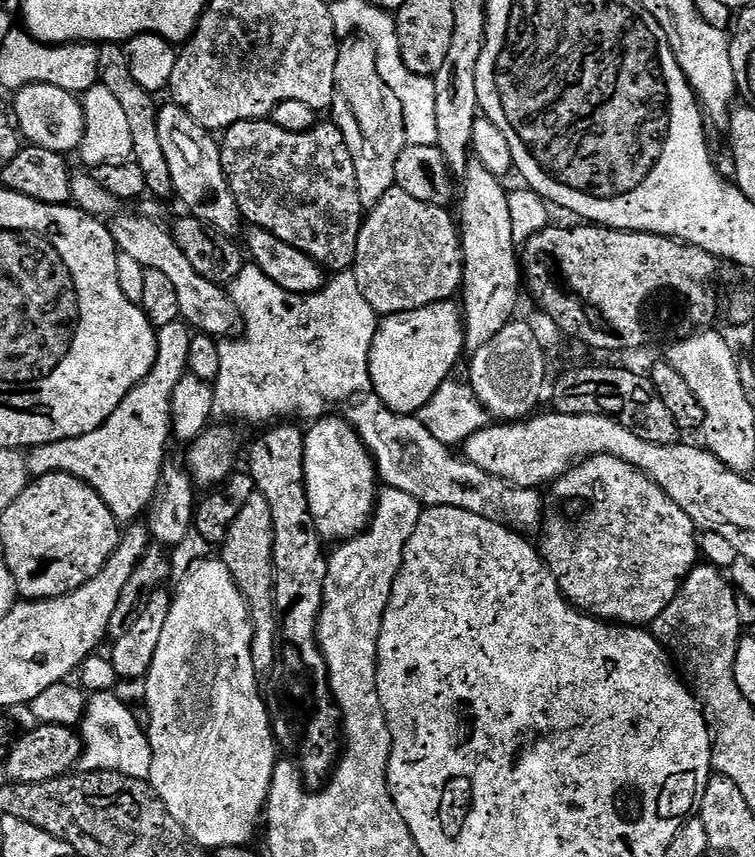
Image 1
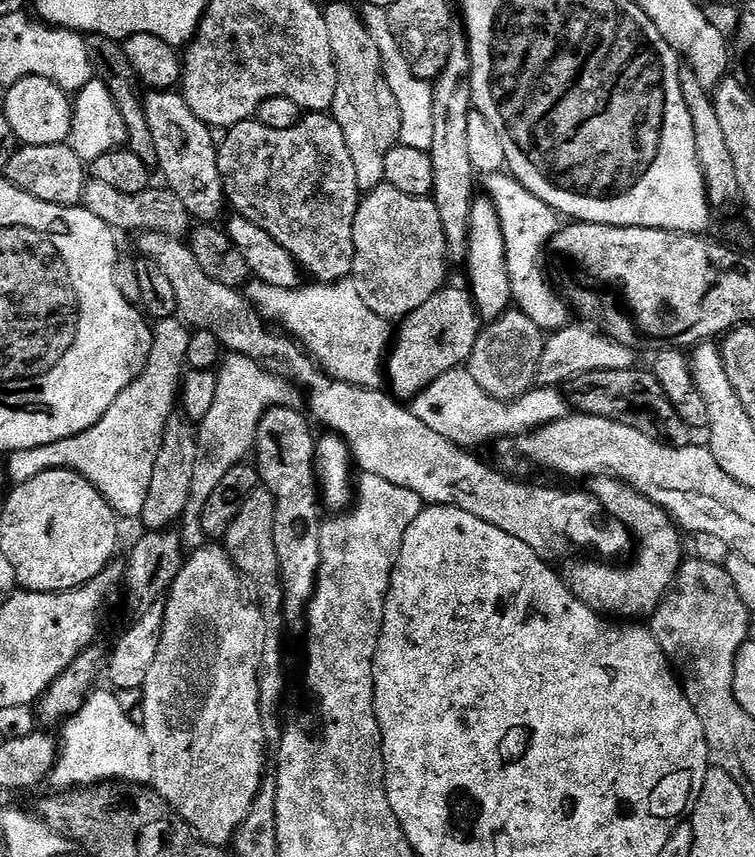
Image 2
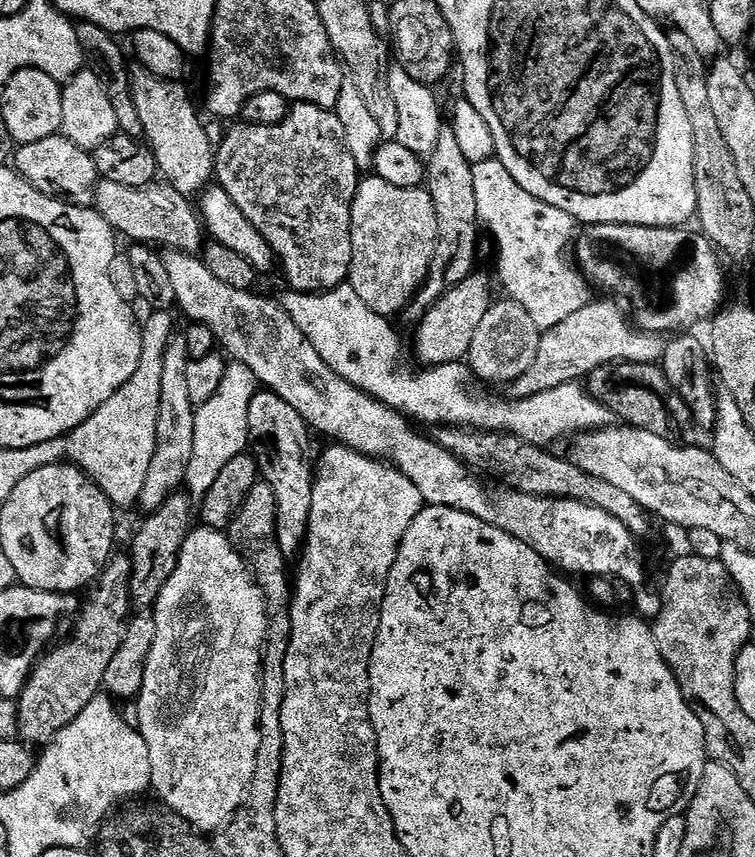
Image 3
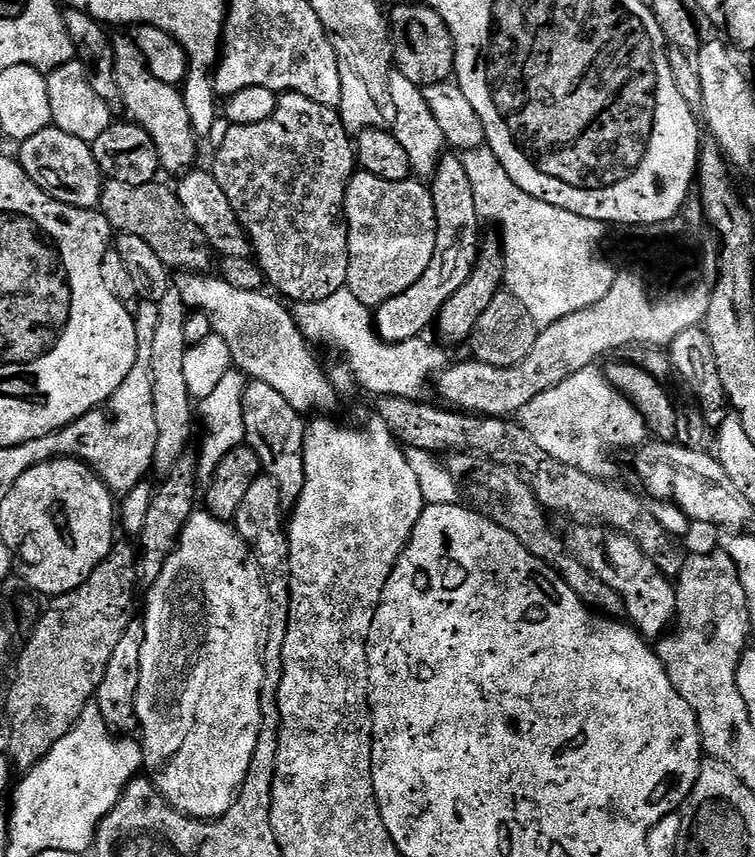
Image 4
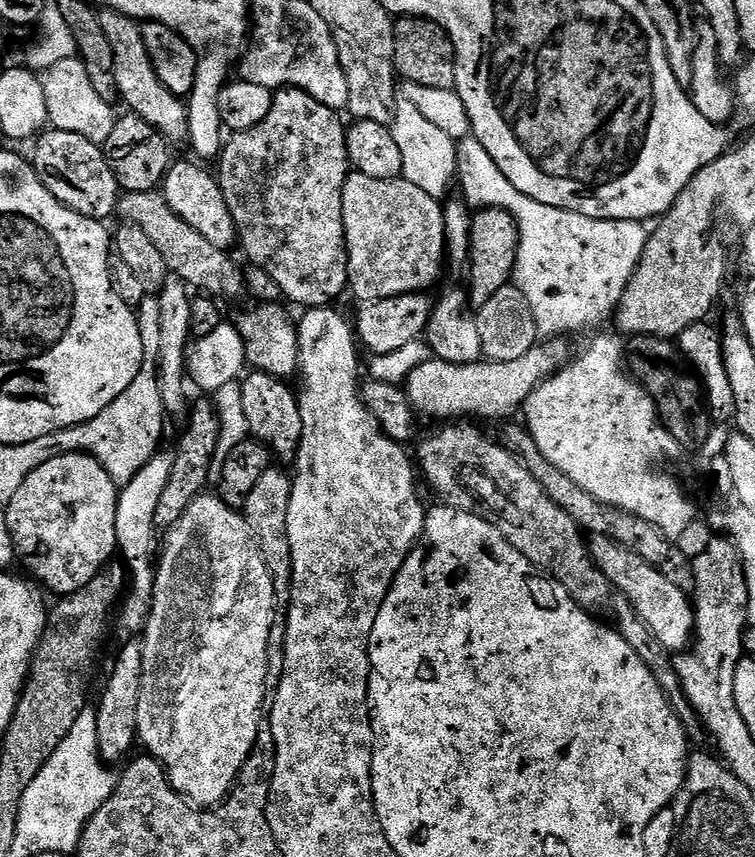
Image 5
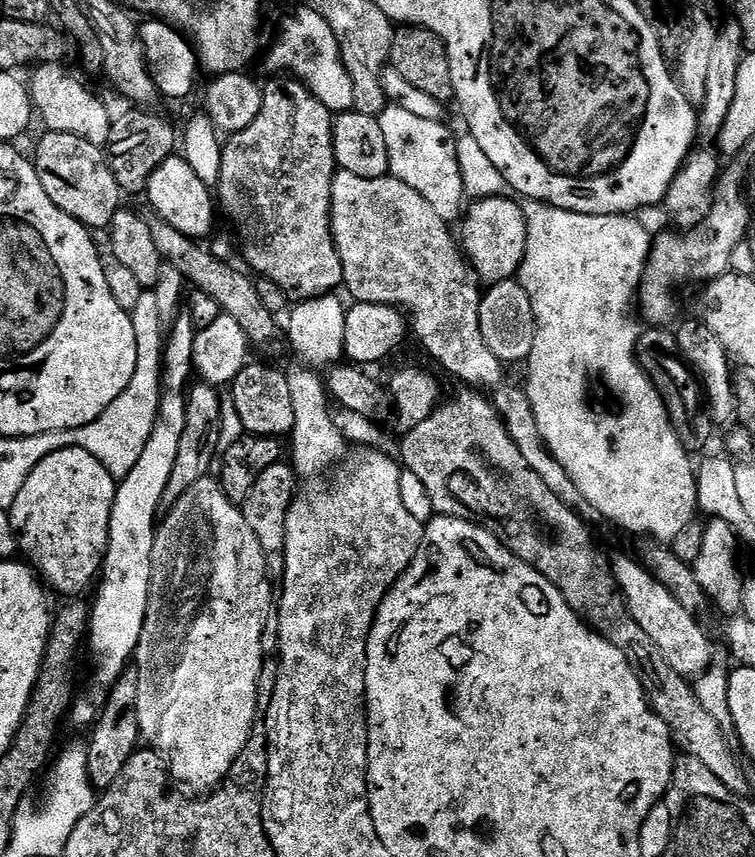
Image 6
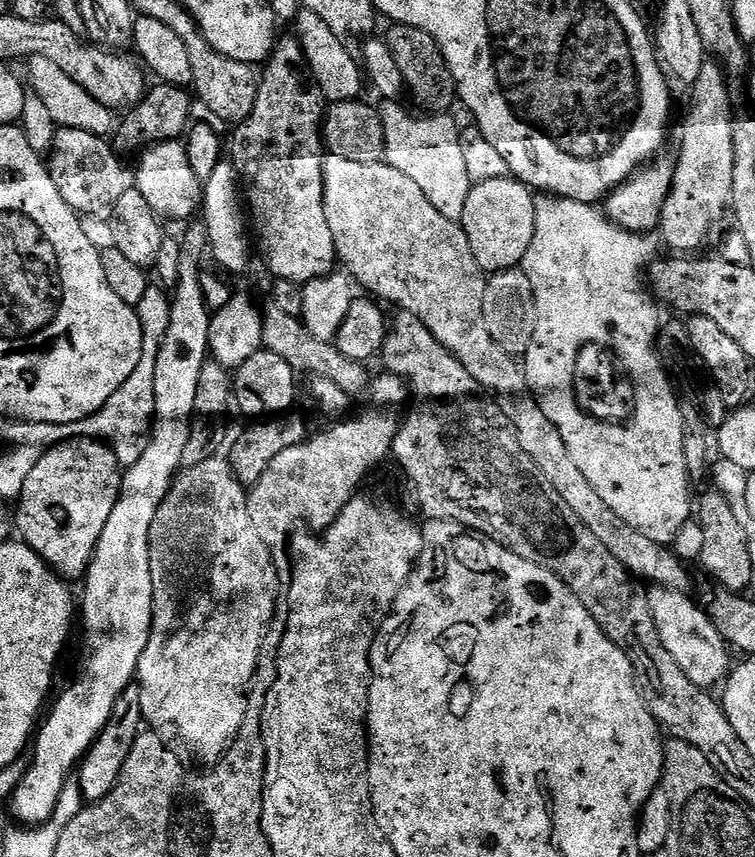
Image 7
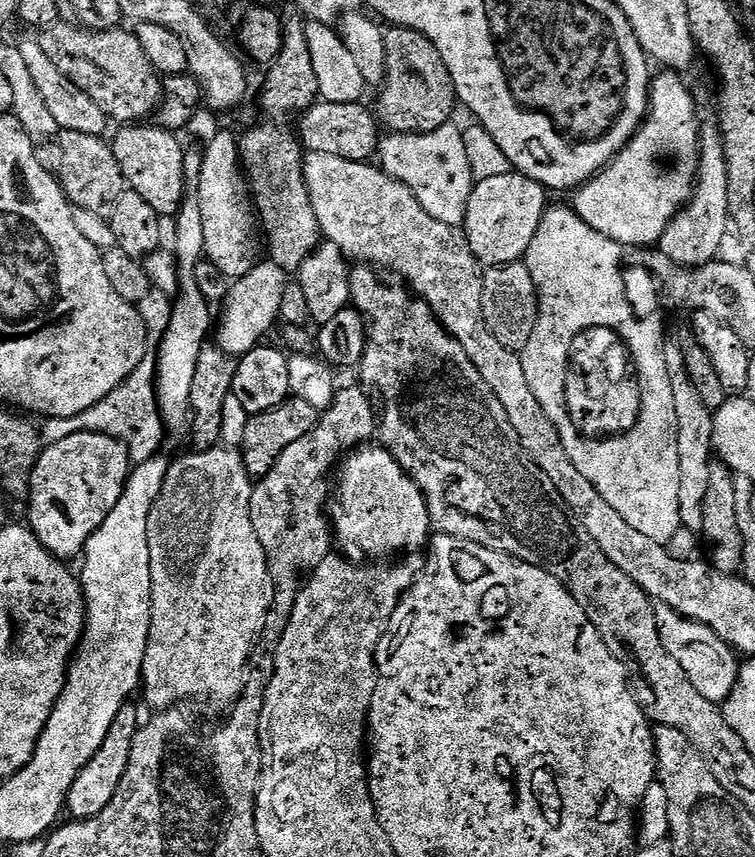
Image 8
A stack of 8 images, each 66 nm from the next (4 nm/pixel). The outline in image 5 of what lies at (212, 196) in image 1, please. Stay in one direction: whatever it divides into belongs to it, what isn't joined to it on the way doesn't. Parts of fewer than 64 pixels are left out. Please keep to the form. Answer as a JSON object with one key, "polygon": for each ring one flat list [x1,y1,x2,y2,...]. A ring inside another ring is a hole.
{"polygon":[[104,10,99,17,102,30,110,42,110,50,114,50,114,78,119,99,128,103,129,113,141,116,150,122,150,126,157,128,169,145,183,145,188,139,188,105,181,97,166,90,166,86,162,86,148,57,141,25,121,12]]}

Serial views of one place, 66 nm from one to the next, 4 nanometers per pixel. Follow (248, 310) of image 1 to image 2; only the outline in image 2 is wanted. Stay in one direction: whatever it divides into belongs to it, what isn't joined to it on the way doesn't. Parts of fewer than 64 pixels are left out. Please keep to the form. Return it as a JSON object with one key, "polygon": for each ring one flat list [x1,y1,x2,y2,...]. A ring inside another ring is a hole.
{"polygon":[[351,278,337,284,308,282,290,290,253,279,246,295,265,320,291,336,332,379,357,384,359,388,385,387,390,324,362,302,362,294,358,294,358,286],[228,354,216,372,218,391,214,393,214,402,206,418,198,421,198,443,200,456,194,466,194,482,190,482,192,497,186,502,182,524,193,530,199,529,202,510,210,494,214,494,218,482,237,464,249,459,256,447,256,431,260,420,270,408,291,408,297,402,297,389,282,376,268,372,260,364,245,356],[296,391,296,392,295,392]]}

